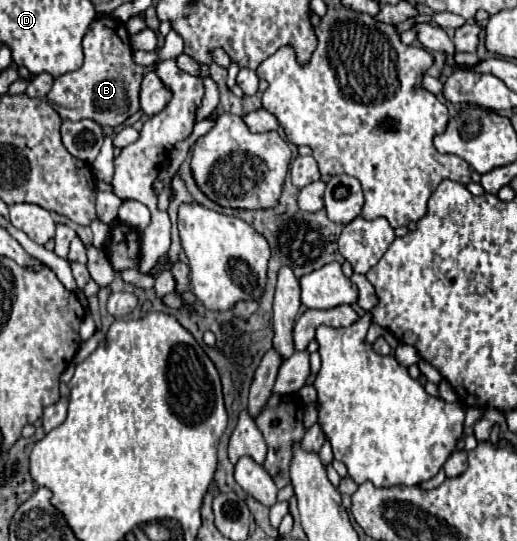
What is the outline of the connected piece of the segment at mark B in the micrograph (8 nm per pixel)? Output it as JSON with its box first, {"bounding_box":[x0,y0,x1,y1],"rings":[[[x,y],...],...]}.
{"bounding_box":[47,16,155,128],"rings":[[[111,16],[95,18],[89,24],[87,34],[83,36],[83,54],[85,60],[79,70],[55,78],[55,84],[47,94],[47,102],[65,120],[91,118],[101,126],[115,128],[139,110],[139,84],[143,74],[155,66],[145,68],[133,62],[127,28],[123,22],[117,22]]]}

